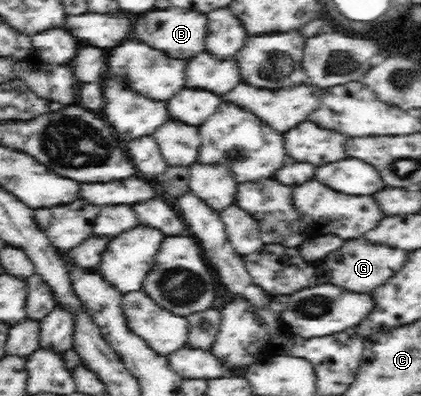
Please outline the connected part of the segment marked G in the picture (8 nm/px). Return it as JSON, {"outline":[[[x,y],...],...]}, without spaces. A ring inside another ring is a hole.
{"outline":[[[347,239],[345,244],[340,249],[329,253],[325,258],[317,261],[321,279],[328,283],[338,285],[349,291],[357,291],[359,293],[372,293],[381,285],[385,285],[388,279],[395,275],[405,264],[405,253],[403,249],[395,249],[386,243],[381,245],[371,245],[367,239]]]}

